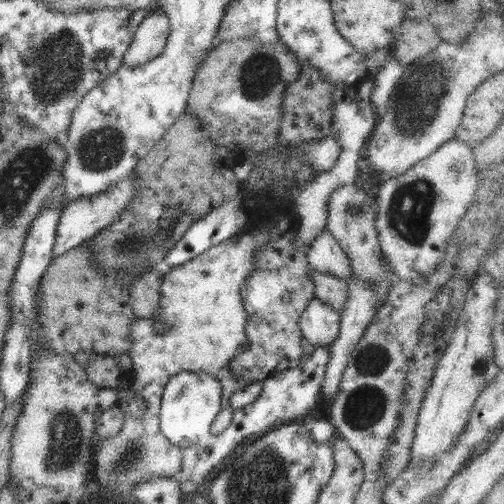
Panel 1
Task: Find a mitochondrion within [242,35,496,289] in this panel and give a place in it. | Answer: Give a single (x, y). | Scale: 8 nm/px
(426, 86)

